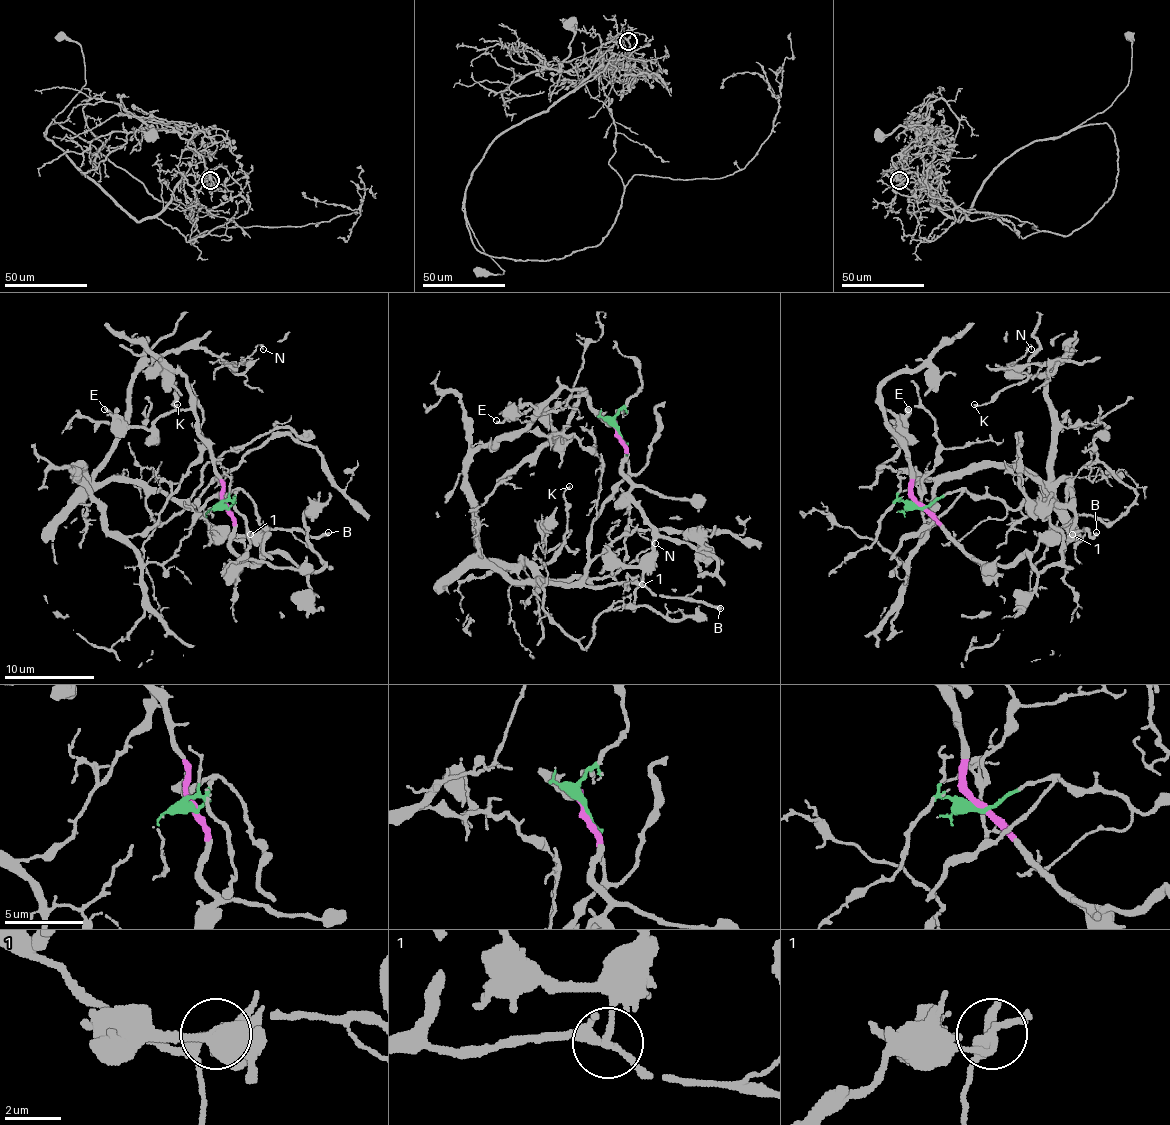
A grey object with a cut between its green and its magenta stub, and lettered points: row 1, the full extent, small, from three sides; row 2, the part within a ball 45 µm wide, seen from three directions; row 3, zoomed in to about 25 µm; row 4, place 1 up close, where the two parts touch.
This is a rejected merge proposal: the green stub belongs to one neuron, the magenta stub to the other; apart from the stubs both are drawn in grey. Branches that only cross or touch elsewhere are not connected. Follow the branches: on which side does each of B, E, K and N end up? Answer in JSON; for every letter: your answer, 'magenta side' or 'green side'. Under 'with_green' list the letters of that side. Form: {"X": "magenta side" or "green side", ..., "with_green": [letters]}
{"B": "green side", "E": "magenta side", "K": "green side", "N": "green side", "with_green": ["B", "K", "N"]}

